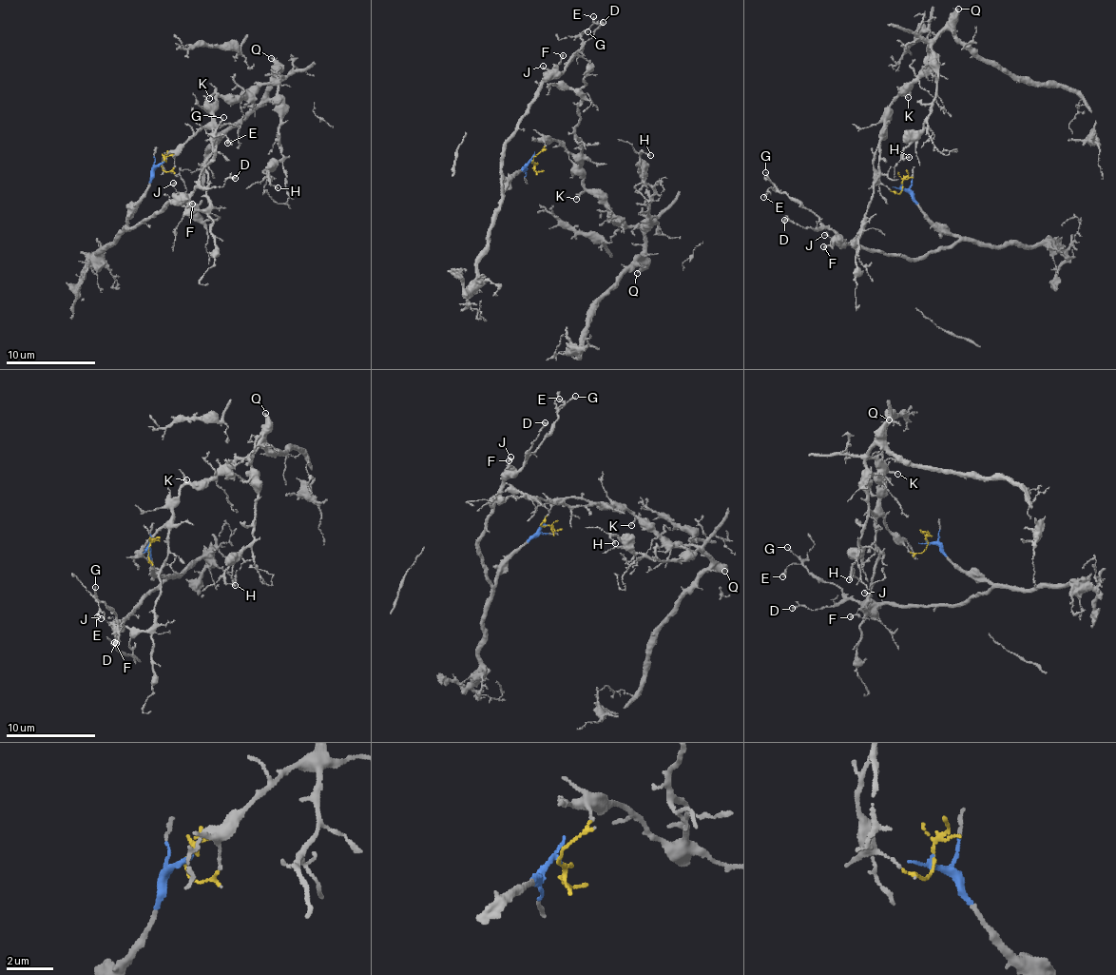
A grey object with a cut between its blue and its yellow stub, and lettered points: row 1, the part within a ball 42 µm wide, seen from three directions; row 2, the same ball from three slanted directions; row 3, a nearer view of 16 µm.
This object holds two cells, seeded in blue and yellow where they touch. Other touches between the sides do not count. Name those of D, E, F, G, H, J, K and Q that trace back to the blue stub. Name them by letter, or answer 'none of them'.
D, E, F, G, J

